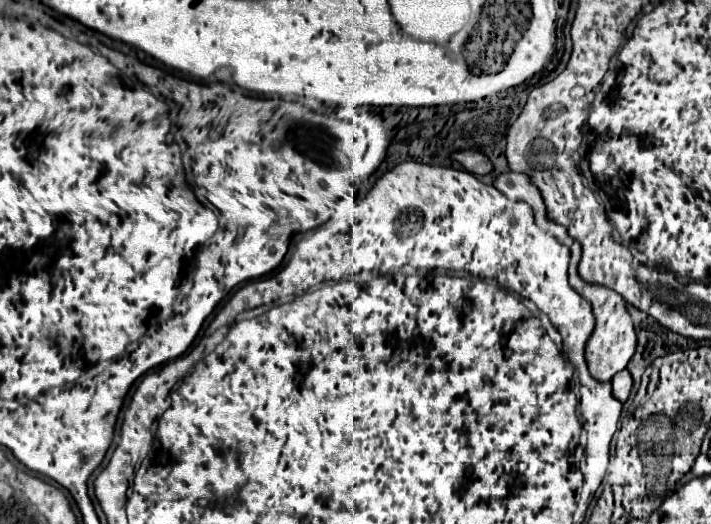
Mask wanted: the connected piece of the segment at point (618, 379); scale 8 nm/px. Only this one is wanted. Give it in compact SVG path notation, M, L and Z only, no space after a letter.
M623 370L623 372L619 372L619 374L615 376L615 380L611 380L611 384L613 384L613 396L615 396L619 402L625 402L625 400L629 398L631 388L633 388L633 378L631 378L631 374L629 374L627 370Z

